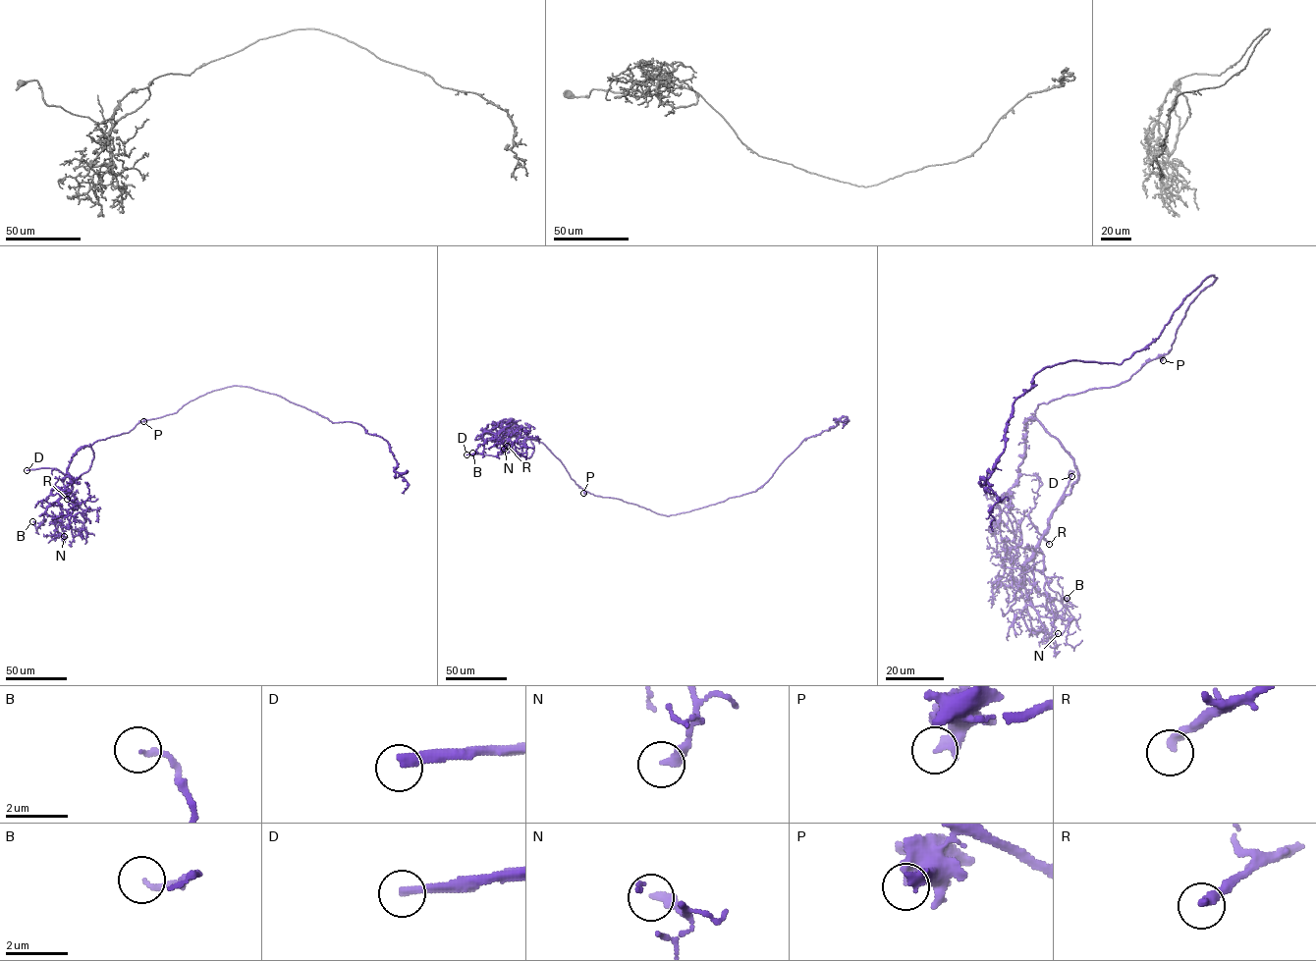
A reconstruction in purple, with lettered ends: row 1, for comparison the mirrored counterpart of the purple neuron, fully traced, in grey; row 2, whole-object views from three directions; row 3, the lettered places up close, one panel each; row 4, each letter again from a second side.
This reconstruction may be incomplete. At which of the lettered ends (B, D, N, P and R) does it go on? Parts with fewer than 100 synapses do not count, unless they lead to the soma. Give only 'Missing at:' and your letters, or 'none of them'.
Missing at: D, R

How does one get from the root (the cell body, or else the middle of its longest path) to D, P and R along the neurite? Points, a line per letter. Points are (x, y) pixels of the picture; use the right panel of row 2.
D: (1184, 315), (1169, 351), (1125, 381), (1038, 405), (1036, 419), (1077, 471), (1056, 509), (1071, 476)
P: (1184, 315), (1172, 347), (1158, 356), (1163, 360)
R: (1184, 315), (1169, 351), (1125, 381), (1038, 405), (1036, 419), (1077, 475), (1049, 520), (1049, 544)

